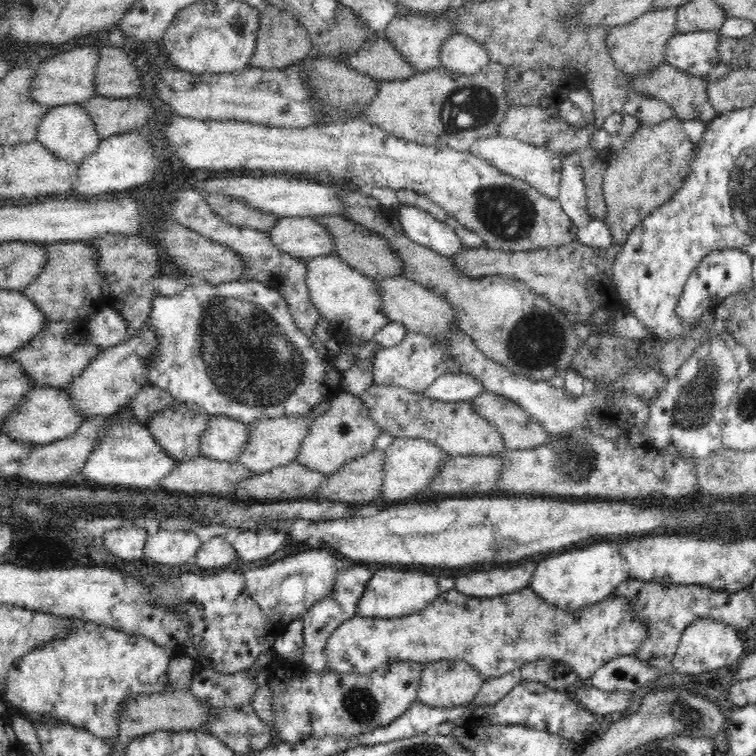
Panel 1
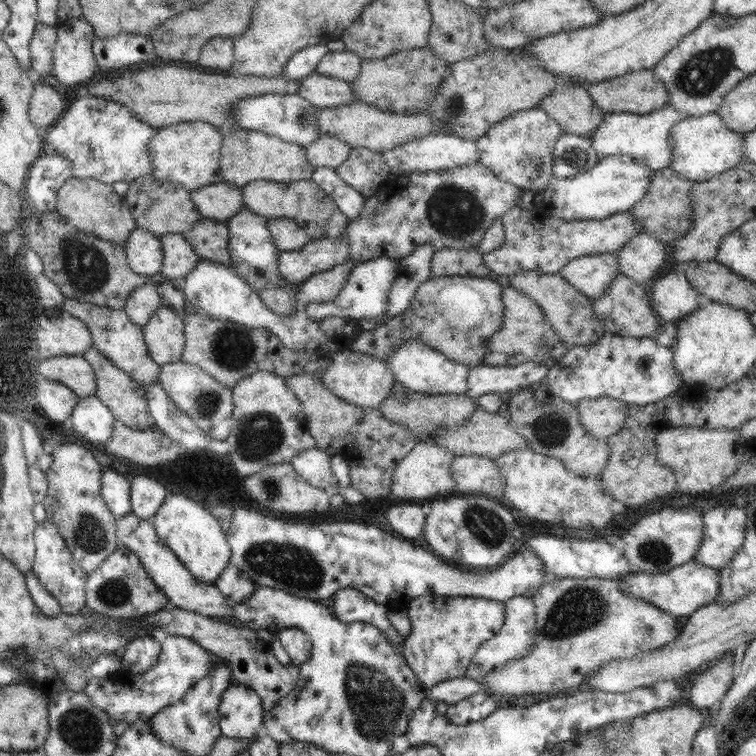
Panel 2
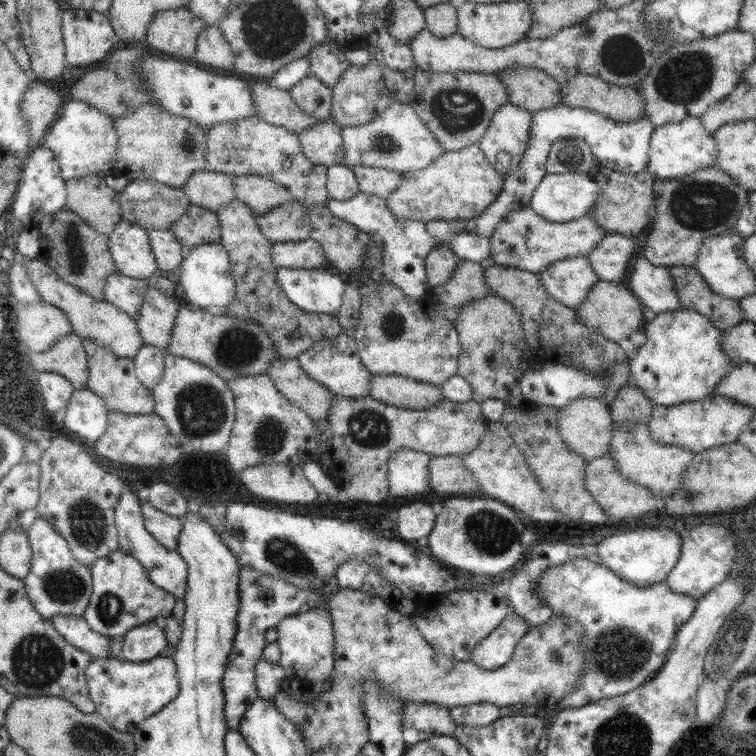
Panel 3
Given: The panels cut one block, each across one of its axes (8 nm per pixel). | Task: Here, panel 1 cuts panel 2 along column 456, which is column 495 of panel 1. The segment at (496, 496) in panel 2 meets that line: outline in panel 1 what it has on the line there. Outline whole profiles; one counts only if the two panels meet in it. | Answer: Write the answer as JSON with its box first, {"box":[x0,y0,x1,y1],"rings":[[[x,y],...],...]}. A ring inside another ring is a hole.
{"box":[428,456,506,497],"rings":[[[454,456],[449,457],[440,470],[436,472],[436,476],[432,478],[432,482],[428,484],[428,488],[432,492],[442,492],[442,494],[454,494],[458,497],[467,496],[486,496],[487,492],[496,491],[496,484],[500,480],[502,468],[504,468],[506,459],[496,456]]]}

